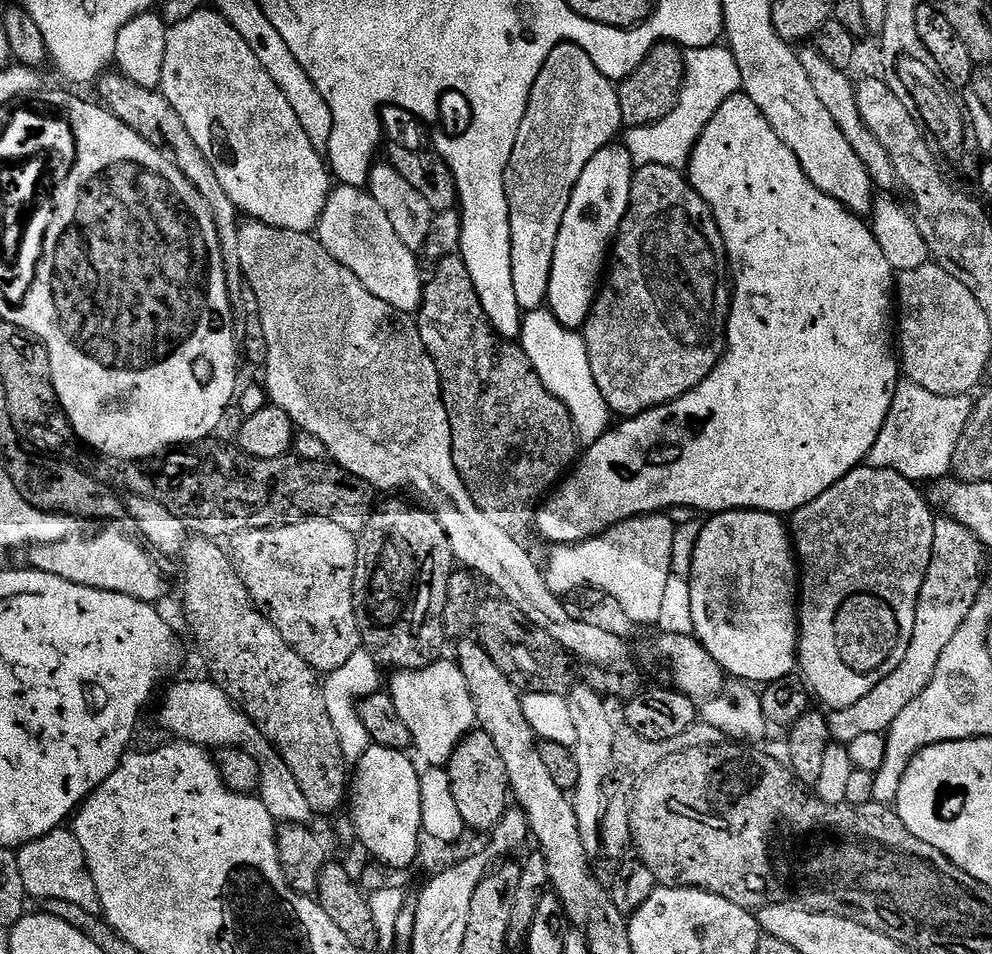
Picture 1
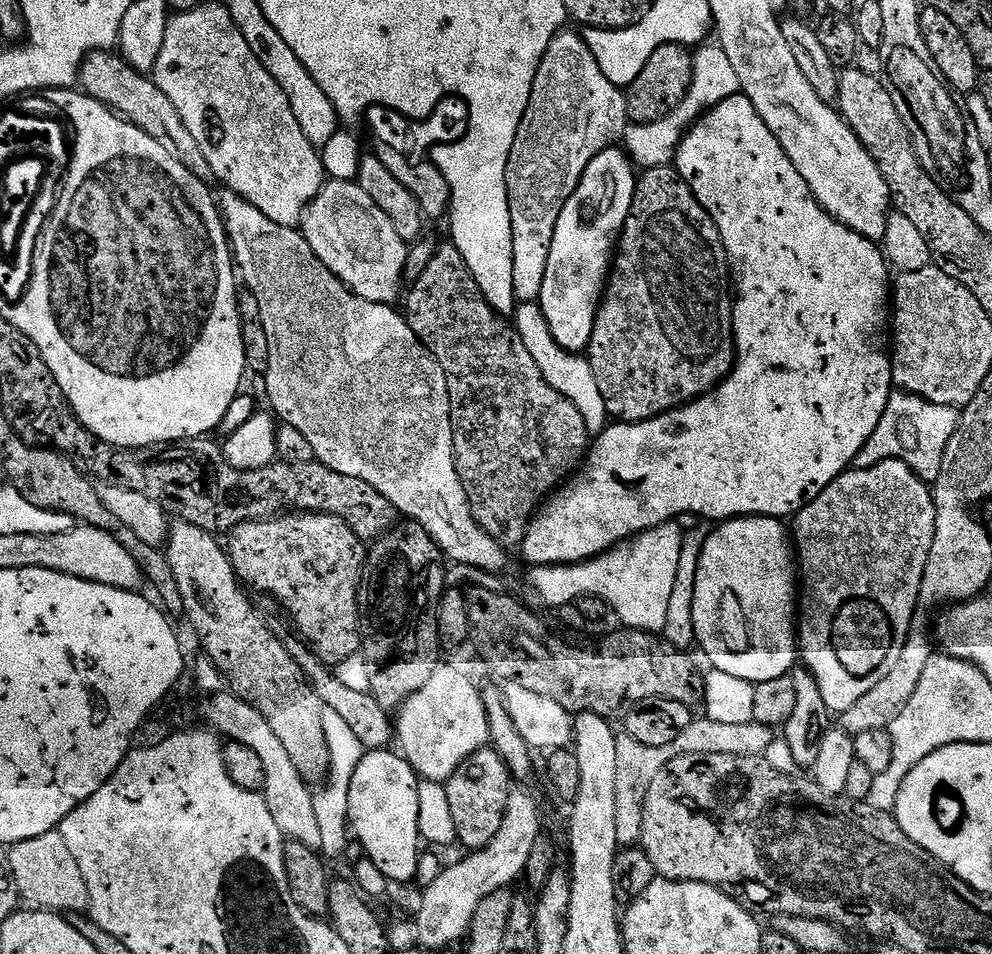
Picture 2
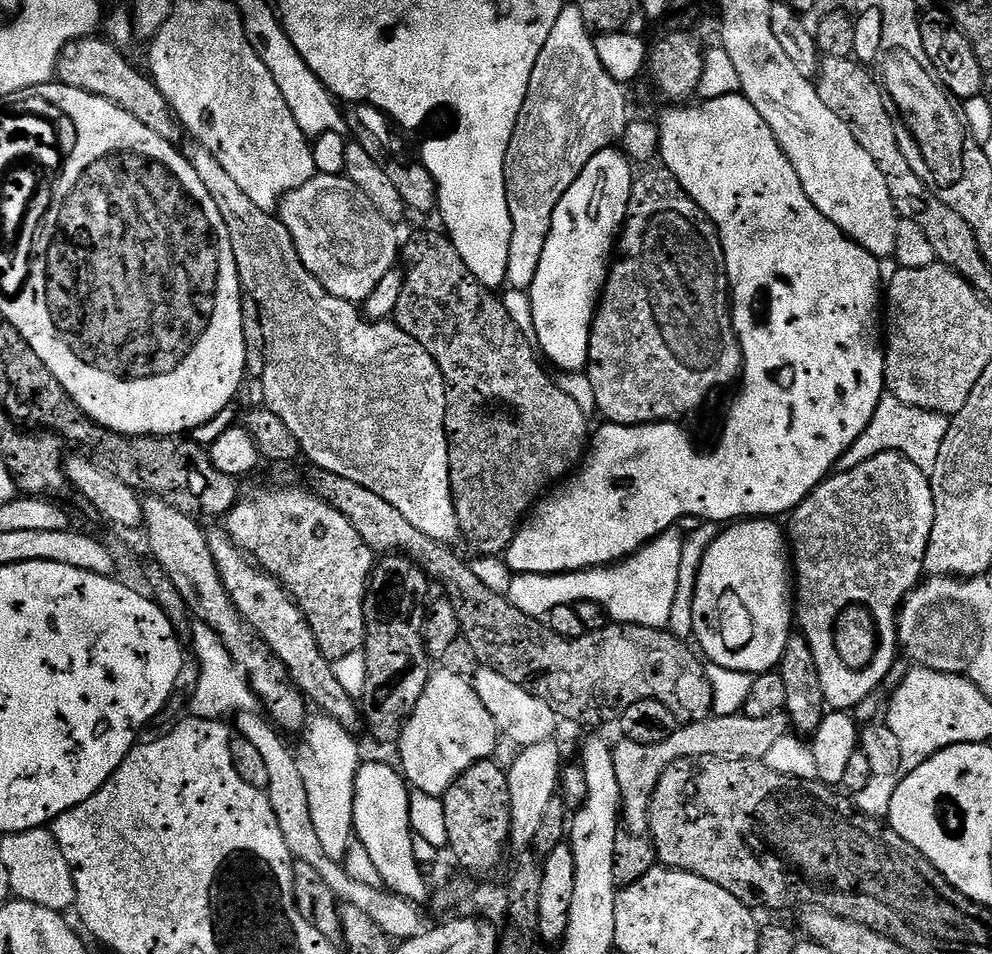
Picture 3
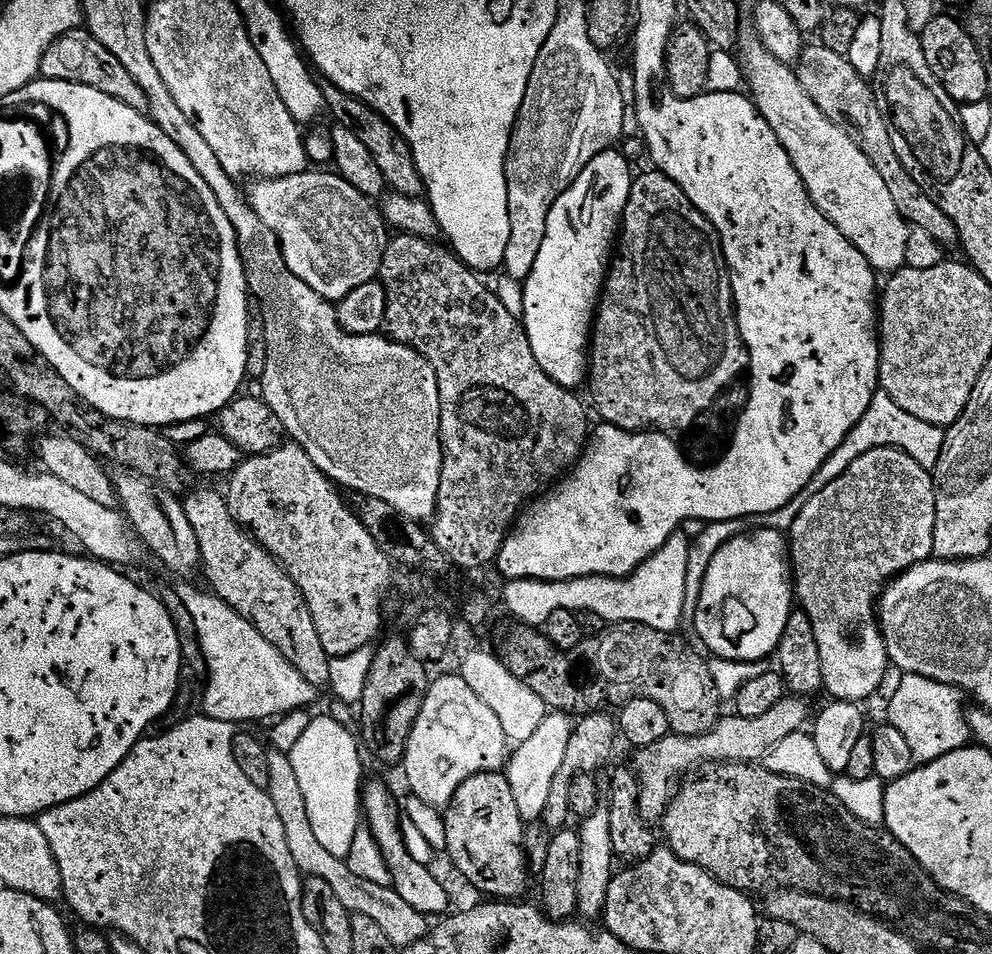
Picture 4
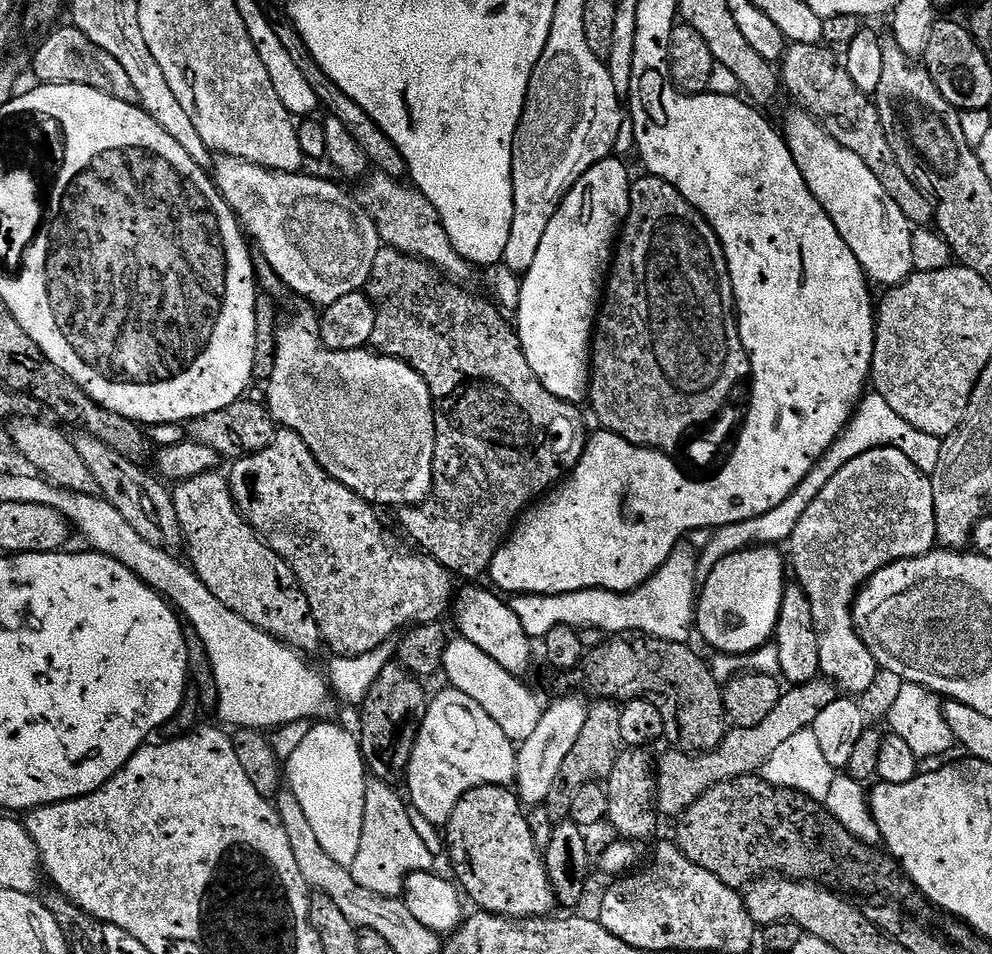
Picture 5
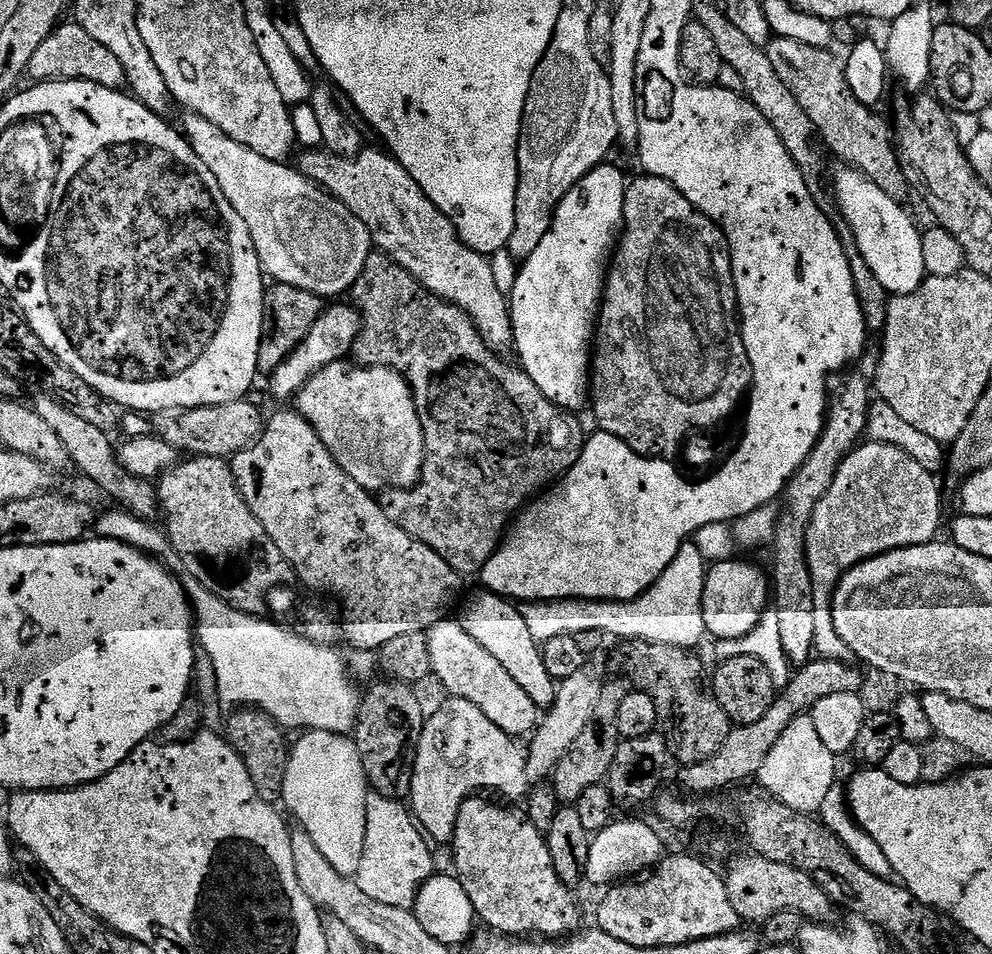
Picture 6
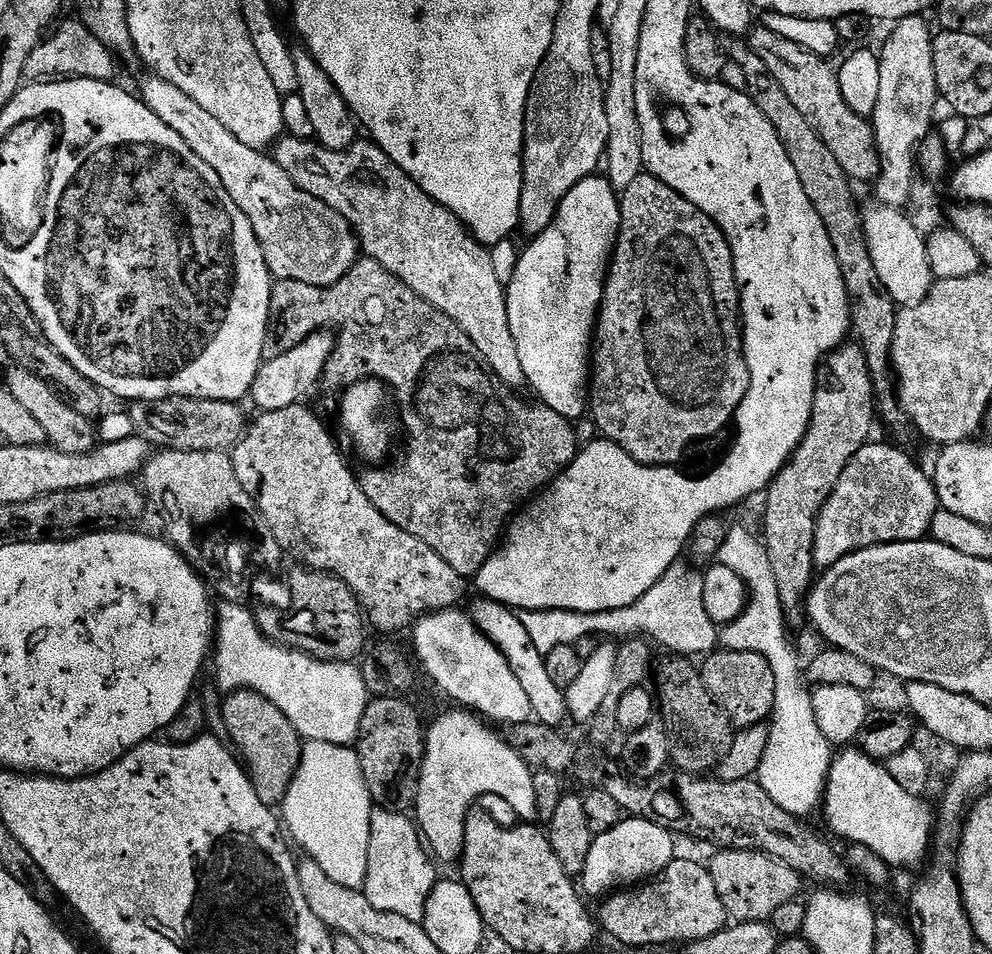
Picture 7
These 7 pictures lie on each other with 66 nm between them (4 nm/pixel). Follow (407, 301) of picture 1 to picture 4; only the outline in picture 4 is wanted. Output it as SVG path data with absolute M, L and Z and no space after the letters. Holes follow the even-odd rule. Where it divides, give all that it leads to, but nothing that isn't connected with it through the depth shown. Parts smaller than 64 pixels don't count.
M305 170L294 174L293 176L280 176L277 180L256 180L252 189L247 189L246 199L252 205L254 214L258 214L258 218L262 218L262 222L266 222L266 226L270 226L270 230L276 232L276 237L280 243L280 249L284 255L286 266L295 276L302 278L302 282L306 282L310 286L310 290L314 290L322 298L333 302L339 302L346 299L351 292L358 290L358 286L366 286L366 282L377 279L381 275L384 267L384 251L388 249L390 239L390 229L382 215L381 209L376 208L371 199L362 195L358 190L354 190L354 186L350 186L350 182L346 182L335 171L329 172L312 172L313 170Z

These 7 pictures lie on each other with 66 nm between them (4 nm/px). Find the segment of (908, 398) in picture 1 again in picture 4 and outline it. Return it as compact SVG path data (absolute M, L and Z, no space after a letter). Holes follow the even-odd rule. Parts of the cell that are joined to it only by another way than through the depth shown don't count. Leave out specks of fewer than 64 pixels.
M878 390L866 414L862 414L854 430L846 434L842 446L838 446L838 450L834 450L834 454L830 454L826 462L822 462L818 474L814 474L814 478L808 483L807 495L817 496L819 492L826 490L826 486L830 486L830 482L834 482L854 462L858 462L862 454L870 454L870 450L875 448L899 448L901 452L914 458L918 466L935 470L938 466L938 458L942 458L945 435L945 429L934 426L930 422L922 422L922 418L914 418L914 414L906 414L906 410L902 410L902 406L898 406L898 402L890 398L890 394Z

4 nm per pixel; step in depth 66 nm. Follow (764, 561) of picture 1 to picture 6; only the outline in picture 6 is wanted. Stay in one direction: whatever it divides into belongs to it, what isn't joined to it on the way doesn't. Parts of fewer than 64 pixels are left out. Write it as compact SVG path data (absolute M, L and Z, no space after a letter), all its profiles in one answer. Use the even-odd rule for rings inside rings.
M738 559L721 560L707 569L701 614L707 635L716 640L738 639L750 634L770 604L769 577L765 573L763 576L754 565Z

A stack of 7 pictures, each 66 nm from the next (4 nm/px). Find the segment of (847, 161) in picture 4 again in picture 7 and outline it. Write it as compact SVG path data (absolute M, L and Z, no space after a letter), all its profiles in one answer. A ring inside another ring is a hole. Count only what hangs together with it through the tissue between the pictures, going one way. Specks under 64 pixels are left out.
M865 207L862 215L866 246L870 250L870 258L874 258L878 278L882 278L882 286L890 290L890 298L900 308L918 306L918 302L922 302L930 294L934 283L930 270L930 258L926 254L928 241L917 230L914 230L901 209L875 207Z

